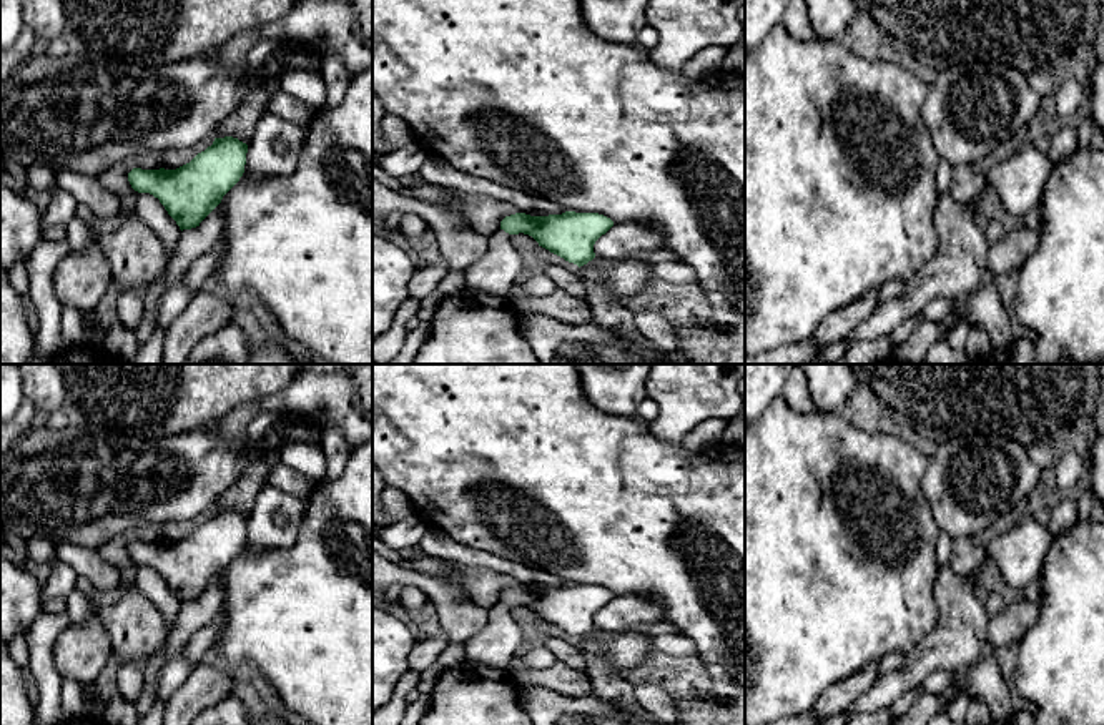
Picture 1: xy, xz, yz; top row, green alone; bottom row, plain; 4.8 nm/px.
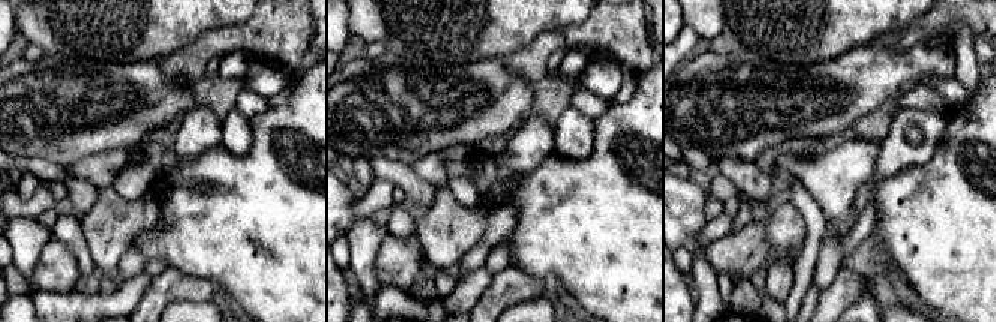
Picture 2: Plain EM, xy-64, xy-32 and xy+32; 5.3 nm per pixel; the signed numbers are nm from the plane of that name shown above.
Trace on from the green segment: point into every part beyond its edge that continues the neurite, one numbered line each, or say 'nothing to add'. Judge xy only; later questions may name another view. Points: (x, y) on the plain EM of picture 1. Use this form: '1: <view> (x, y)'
nothing to add

